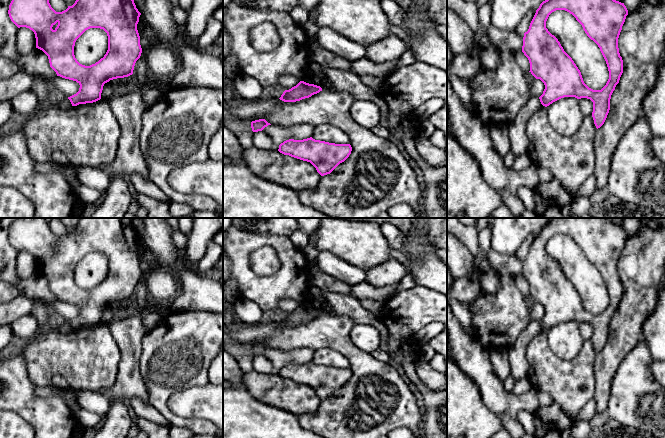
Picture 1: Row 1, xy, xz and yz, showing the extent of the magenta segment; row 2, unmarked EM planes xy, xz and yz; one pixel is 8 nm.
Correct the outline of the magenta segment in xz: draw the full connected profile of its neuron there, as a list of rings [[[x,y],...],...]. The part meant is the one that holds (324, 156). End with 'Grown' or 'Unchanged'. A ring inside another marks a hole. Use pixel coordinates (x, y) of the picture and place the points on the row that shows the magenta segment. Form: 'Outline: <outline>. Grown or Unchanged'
Outline: [[[312,137],[303,140],[289,139],[279,145],[278,151],[284,155],[310,162],[321,175],[330,174],[351,154],[350,144],[335,144],[315,140]]]. Unchanged

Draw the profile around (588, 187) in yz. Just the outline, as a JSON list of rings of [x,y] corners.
[[[594,175],[589,176],[581,187],[576,192],[568,192],[573,201],[575,202],[580,197],[591,197],[593,192],[596,190],[596,178]]]

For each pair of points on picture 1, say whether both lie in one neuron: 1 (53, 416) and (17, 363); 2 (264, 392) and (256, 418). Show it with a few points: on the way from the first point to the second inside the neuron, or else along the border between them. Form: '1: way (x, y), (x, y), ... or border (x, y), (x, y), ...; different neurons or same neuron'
1: way (39, 407), (17, 385), (17, 377); same neuron
2: border (245, 388), (258, 400), (280, 407), (283, 410); different neurons

